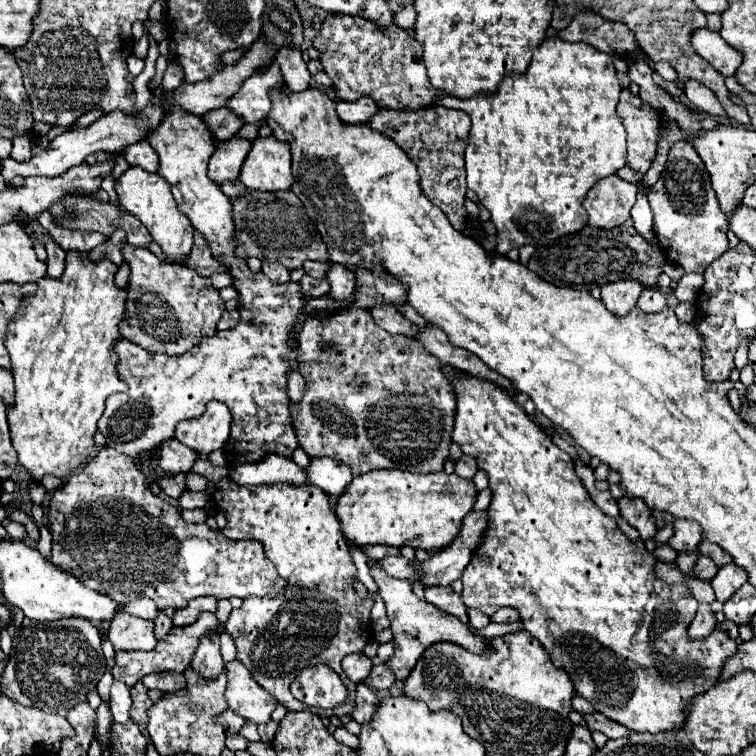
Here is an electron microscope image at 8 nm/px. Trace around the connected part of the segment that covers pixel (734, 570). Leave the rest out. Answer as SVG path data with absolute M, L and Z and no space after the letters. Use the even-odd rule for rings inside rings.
M736 564L720 566L714 580L710 580L718 602L726 602L744 582L746 582L746 572Z

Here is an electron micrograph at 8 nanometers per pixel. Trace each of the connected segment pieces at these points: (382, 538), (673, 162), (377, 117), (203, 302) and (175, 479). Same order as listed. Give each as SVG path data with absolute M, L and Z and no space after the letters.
M372 470L362 476L354 476L346 486L346 492L336 498L336 516L340 520L342 534L356 546L368 544L388 544L388 546L412 546L412 548L442 548L448 546L462 524L462 518L472 510L476 500L476 490L472 480L462 480L458 474L420 474L408 470Z
M680 140L670 148L666 168L648 190L648 202L654 214L654 232L668 262L680 264L686 272L702 274L708 264L728 250L728 220L718 208L708 172L690 142Z
M426 106L418 110L378 110L370 118L368 126L392 136L394 142L408 154L408 158L414 160L414 164L418 166L424 196L428 196L436 206L440 206L440 210L448 216L456 230L462 230L468 220L468 212L464 208L464 148L470 136L470 116L466 112L444 106Z
M128 242L122 244L122 256L130 266L126 312L122 324L118 324L124 338L150 352L172 356L184 354L200 338L216 334L216 324L226 306L218 290L210 284L210 278L202 278L182 264L166 264L148 248L138 248Z
M178 474L178 476L162 476L162 480L158 480L158 486L168 496L178 498L186 490L184 488L184 474Z

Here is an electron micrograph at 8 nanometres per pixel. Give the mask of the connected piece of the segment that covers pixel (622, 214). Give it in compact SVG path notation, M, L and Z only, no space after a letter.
M616 174L602 178L584 198L584 208L590 216L588 224L596 228L616 228L626 222L636 202L636 192L634 184Z

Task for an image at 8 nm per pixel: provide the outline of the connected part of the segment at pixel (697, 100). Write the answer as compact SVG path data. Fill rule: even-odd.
M686 80L684 92L686 92L686 96L692 96L694 108L708 112L712 116L726 116L724 108L720 106L718 98L714 96L714 92L710 92L710 88L706 88L704 84L698 84L698 80Z

